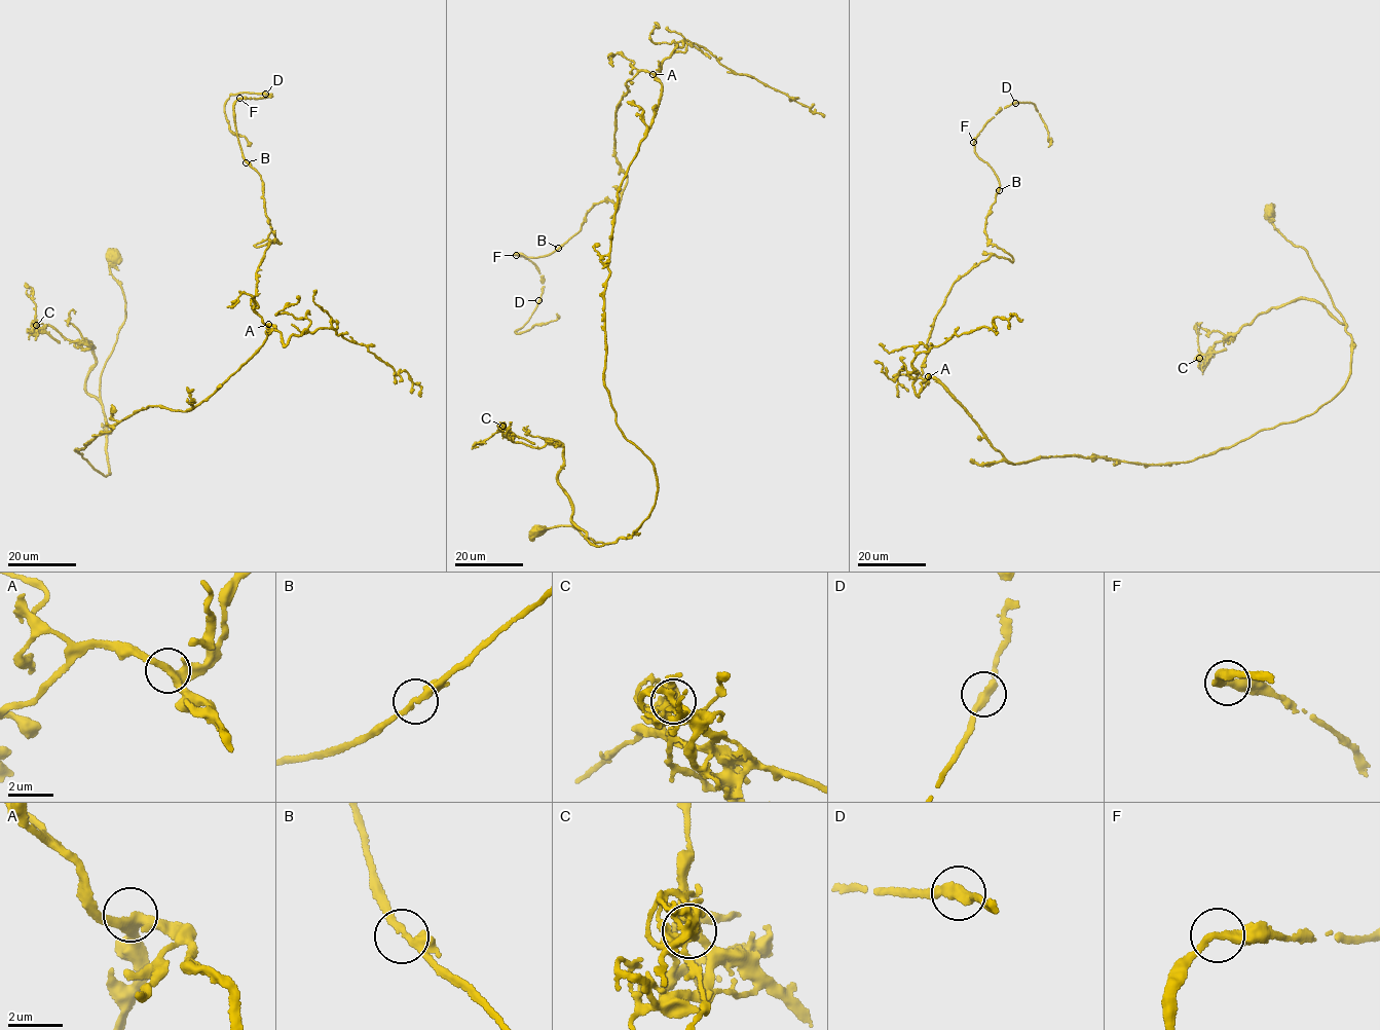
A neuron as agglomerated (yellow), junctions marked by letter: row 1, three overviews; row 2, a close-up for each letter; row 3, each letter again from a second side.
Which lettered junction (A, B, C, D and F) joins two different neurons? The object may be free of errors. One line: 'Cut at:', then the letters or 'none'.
Cut at: C

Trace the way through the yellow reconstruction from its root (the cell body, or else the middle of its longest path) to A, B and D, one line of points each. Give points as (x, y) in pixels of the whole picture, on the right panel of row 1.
A: (1021, 462), (1005, 462), (962, 406), (936, 379), (928, 376)
B: (1021, 462), (1005, 462), (941, 384), (920, 376), (954, 283), (992, 255), (1013, 261), (985, 232), (999, 189)
D: (1021, 462), (920, 376), (954, 283), (992, 255), (1013, 261), (986, 235), (1000, 185), (973, 143), (1015, 103)

